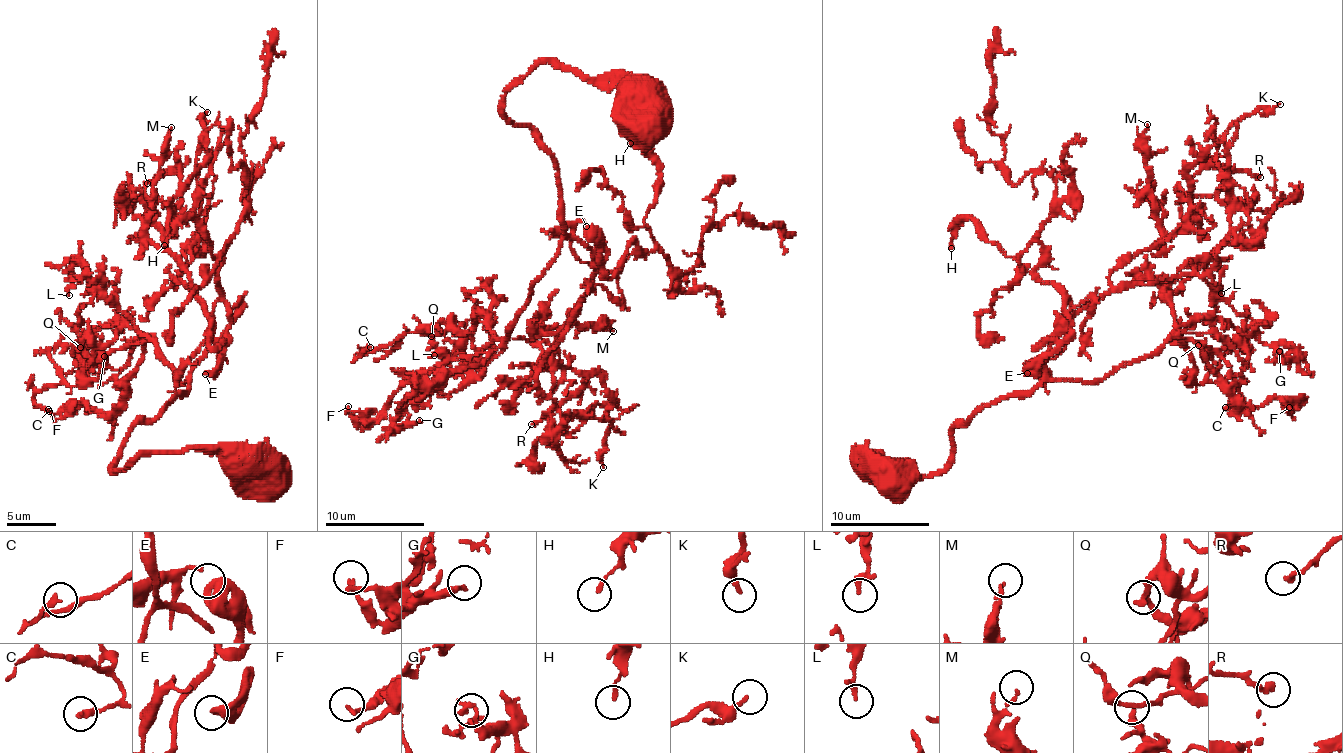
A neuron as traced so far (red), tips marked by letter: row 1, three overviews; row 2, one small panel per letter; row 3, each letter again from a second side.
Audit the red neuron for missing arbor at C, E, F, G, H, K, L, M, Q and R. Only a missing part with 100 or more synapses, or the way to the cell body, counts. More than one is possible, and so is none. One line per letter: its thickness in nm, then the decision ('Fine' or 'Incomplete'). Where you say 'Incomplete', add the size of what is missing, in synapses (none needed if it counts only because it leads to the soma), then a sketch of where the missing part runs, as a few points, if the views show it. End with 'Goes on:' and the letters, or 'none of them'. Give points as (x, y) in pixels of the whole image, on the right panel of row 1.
C: Thickness 260 nm. Fine
E: Thickness 440 nm. Fine
F: Thickness 170 nm. Fine
G: Thickness 160 nm. Fine
H: Thickness 160 nm. Fine
K: Thickness 190 nm. Fine
L: Thickness 170 nm. Fine
M: Thickness 130 nm. Fine
Q: Thickness 280 nm. Fine
R: Thickness 240 nm. Fine
Goes on: none of them

